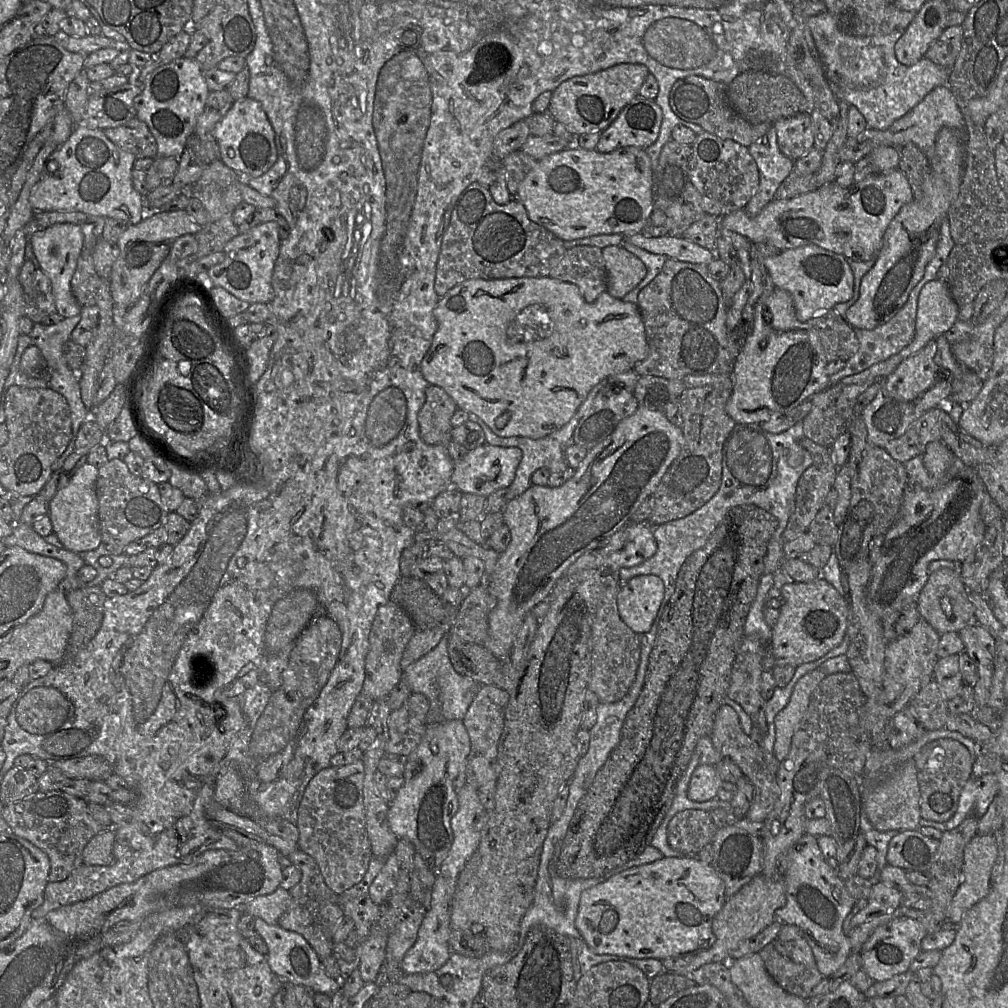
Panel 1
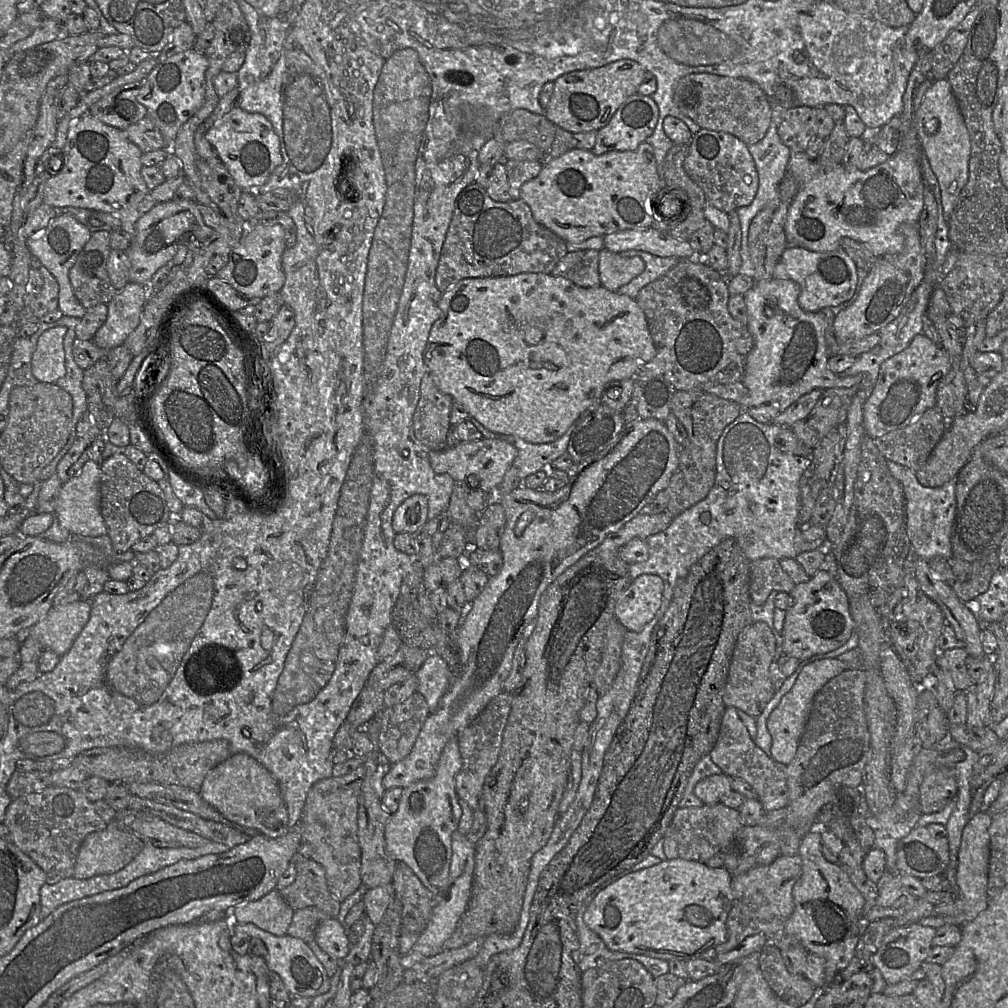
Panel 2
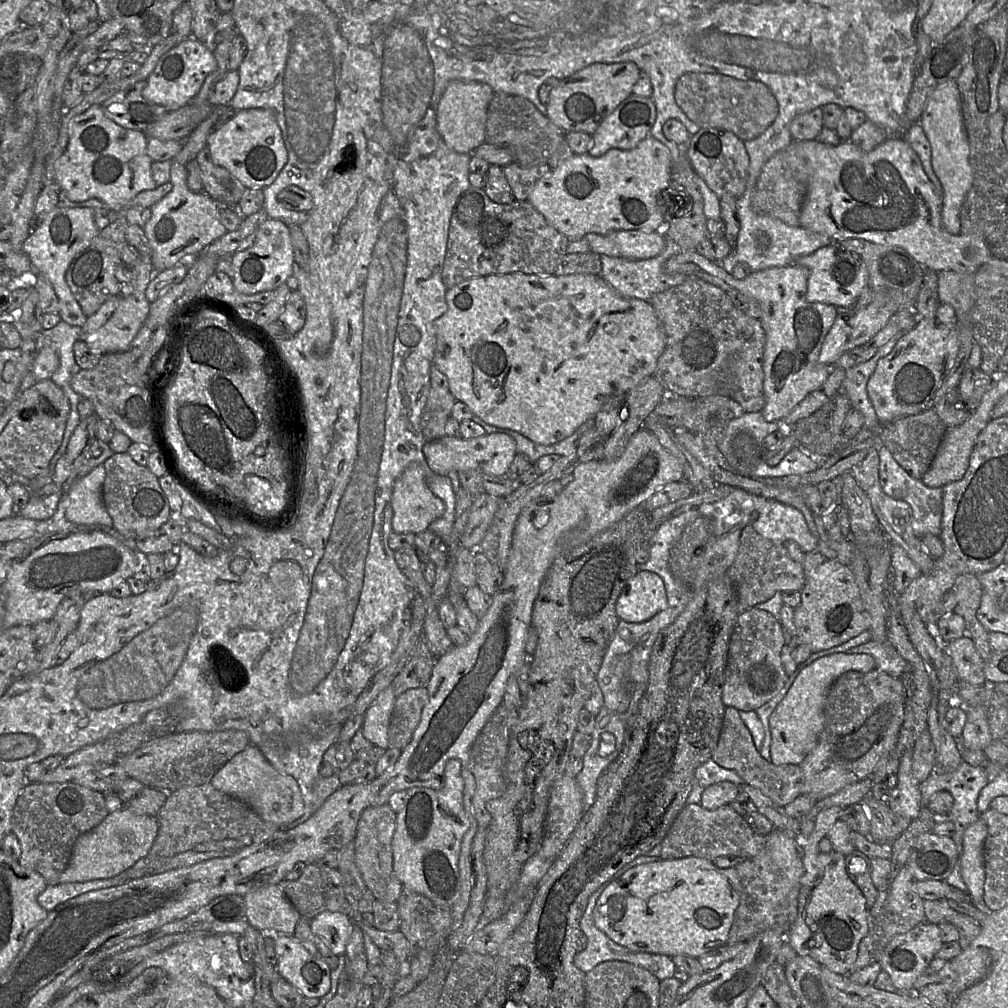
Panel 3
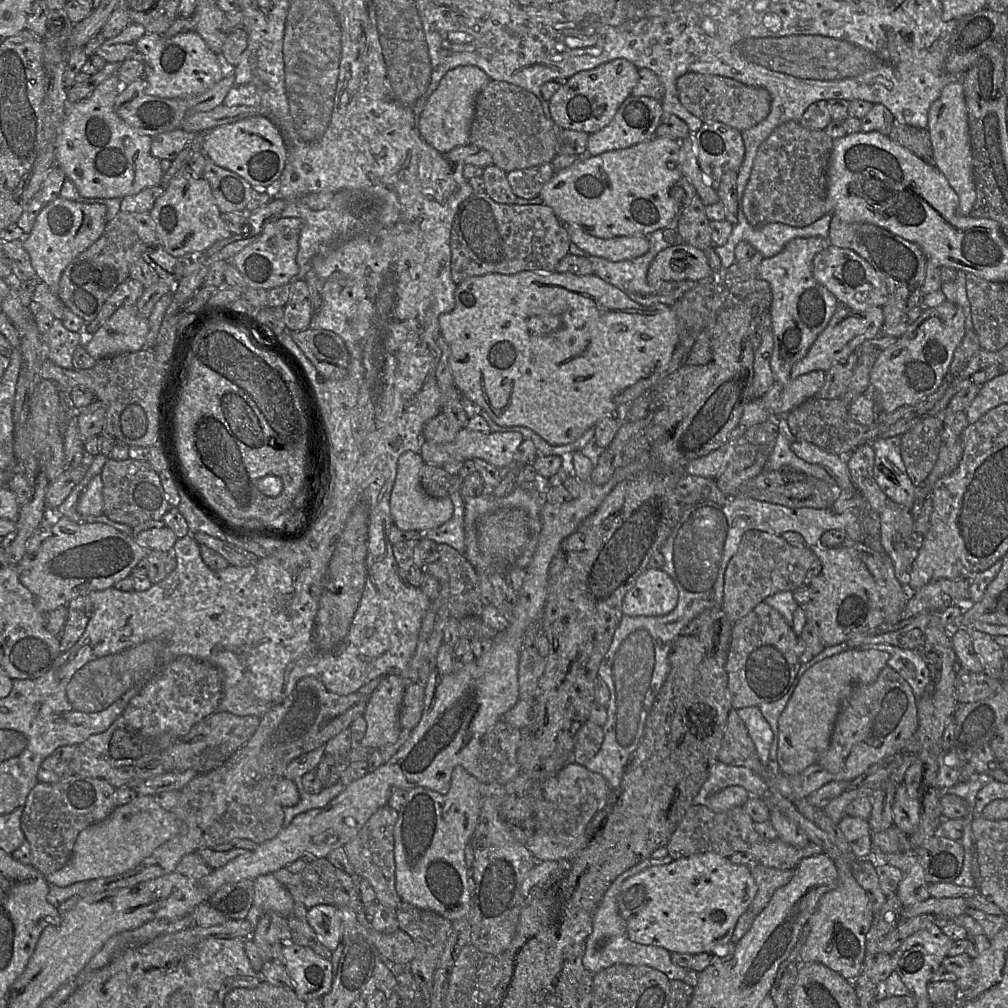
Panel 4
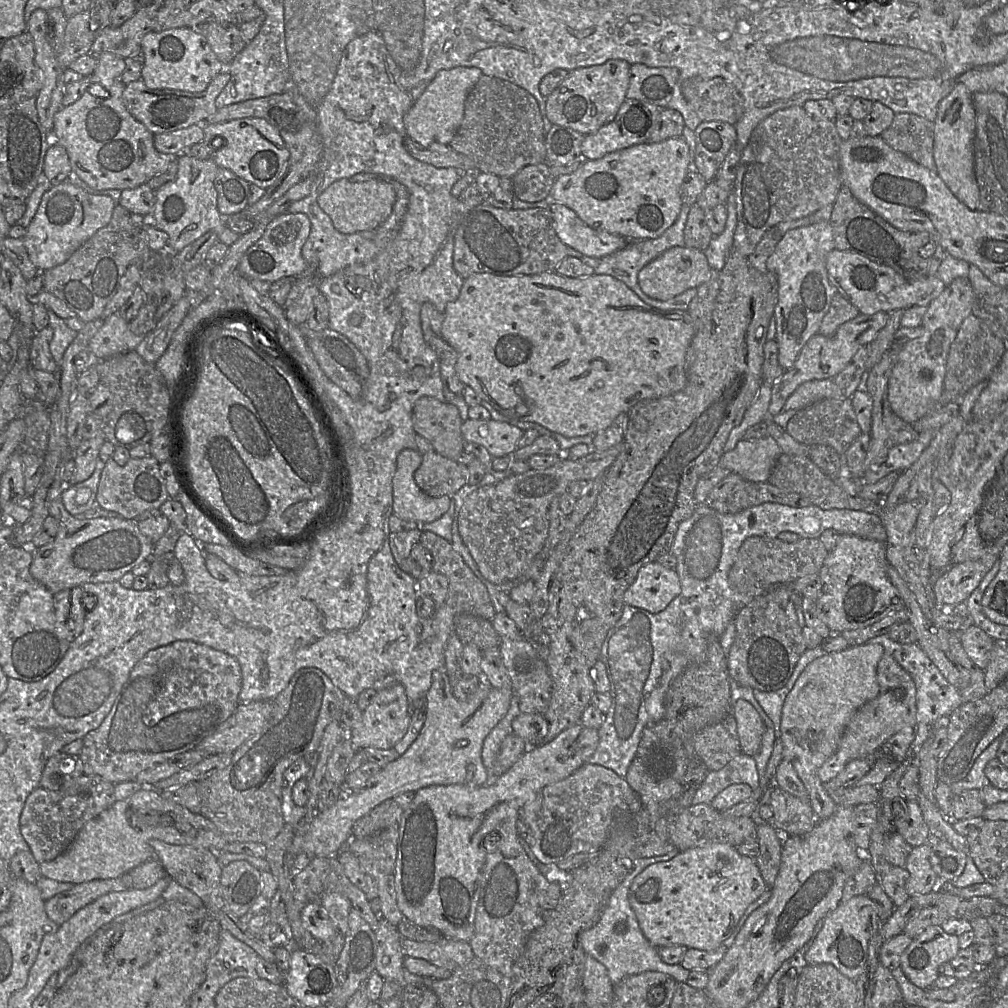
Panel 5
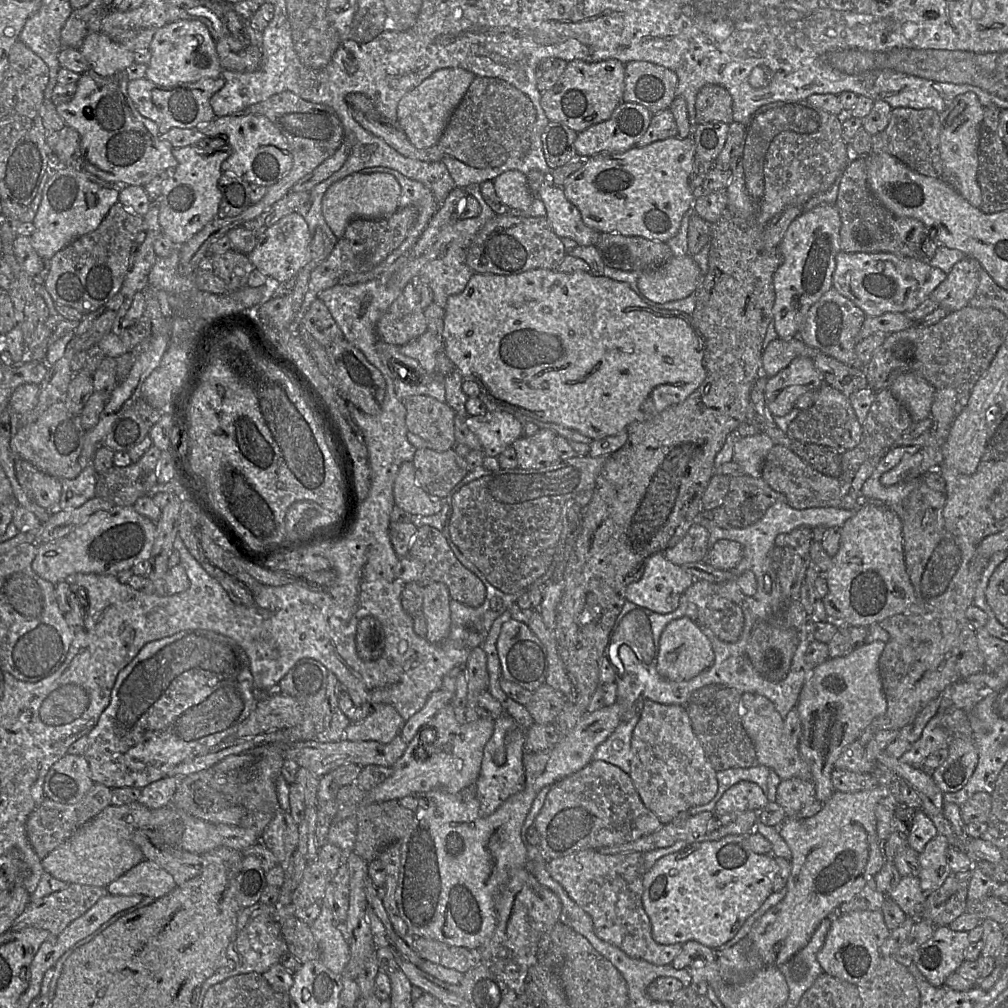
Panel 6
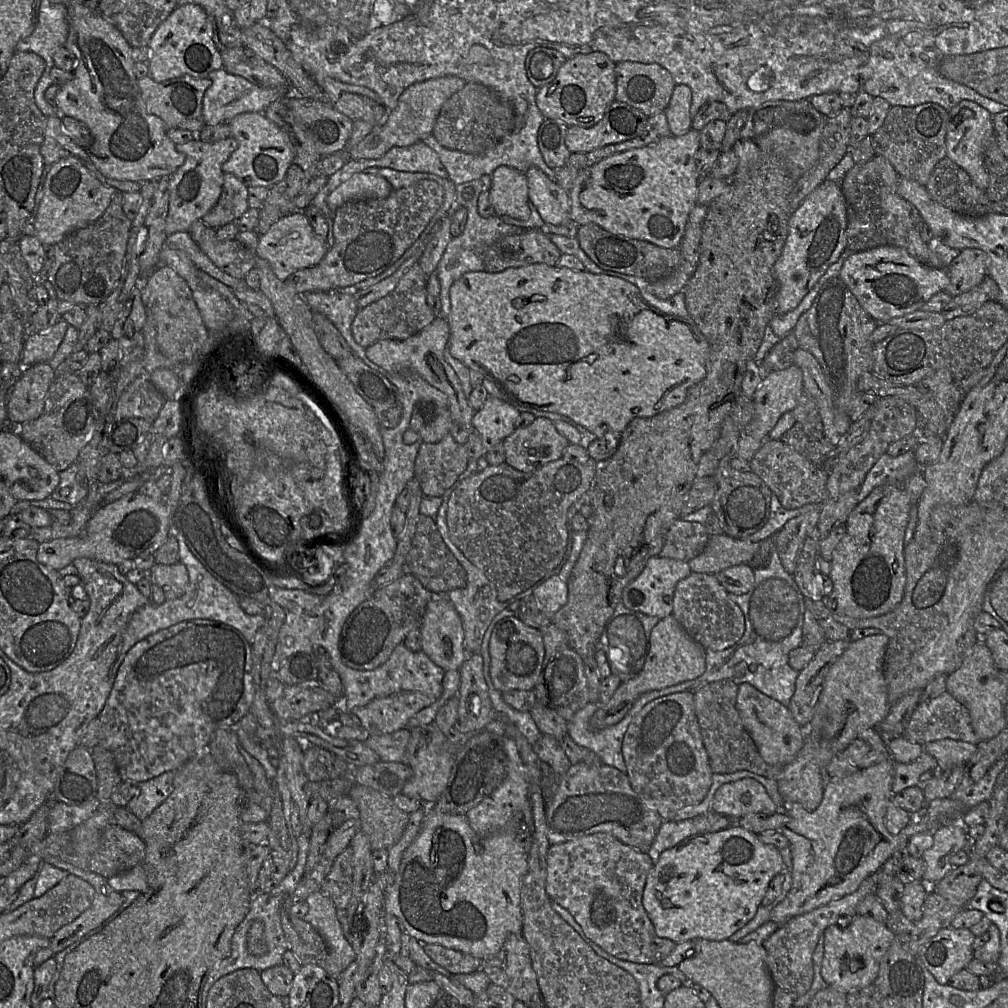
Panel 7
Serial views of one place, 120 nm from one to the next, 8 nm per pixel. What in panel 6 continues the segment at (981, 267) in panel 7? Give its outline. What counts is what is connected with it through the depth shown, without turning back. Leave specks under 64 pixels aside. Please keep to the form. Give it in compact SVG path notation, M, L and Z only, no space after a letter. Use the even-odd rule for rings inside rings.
M965 256L952 267L929 297L938 304L938 307L949 313L969 305L979 283L981 267L977 259Z

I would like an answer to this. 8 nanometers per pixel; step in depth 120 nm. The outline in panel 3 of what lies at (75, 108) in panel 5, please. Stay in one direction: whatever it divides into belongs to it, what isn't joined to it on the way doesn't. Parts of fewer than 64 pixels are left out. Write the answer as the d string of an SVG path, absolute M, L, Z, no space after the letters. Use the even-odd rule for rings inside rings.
M92 105L69 122L67 147L54 164L52 180L72 202L97 199L113 210L122 211L138 193L158 187L151 175L153 161L146 153L147 143L145 133L116 124L104 114L101 105Z

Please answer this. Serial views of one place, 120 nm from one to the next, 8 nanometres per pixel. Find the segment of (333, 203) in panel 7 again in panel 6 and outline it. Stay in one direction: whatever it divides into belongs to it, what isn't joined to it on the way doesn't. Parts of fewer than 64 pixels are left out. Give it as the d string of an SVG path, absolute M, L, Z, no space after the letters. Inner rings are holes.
M354 173L333 183L327 189L322 198L322 214L332 233L339 239L353 219L382 219L395 213L399 209L400 193L398 181L390 174Z

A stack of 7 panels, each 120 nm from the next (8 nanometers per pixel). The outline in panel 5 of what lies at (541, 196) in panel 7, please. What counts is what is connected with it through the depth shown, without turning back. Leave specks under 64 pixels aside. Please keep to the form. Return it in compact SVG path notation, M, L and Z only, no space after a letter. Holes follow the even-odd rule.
M550 199L549 210L553 217L553 228L554 228L558 238L566 246L570 246L586 256L590 256L593 258L604 257L609 254L612 254L616 251L624 249L629 244L629 241L637 241L637 240L628 240L620 235L610 234L606 231L596 230L590 226L588 226L587 224L585 224L572 209L570 209L569 207L567 207L563 204L560 204L557 202L552 202L551 199Z

